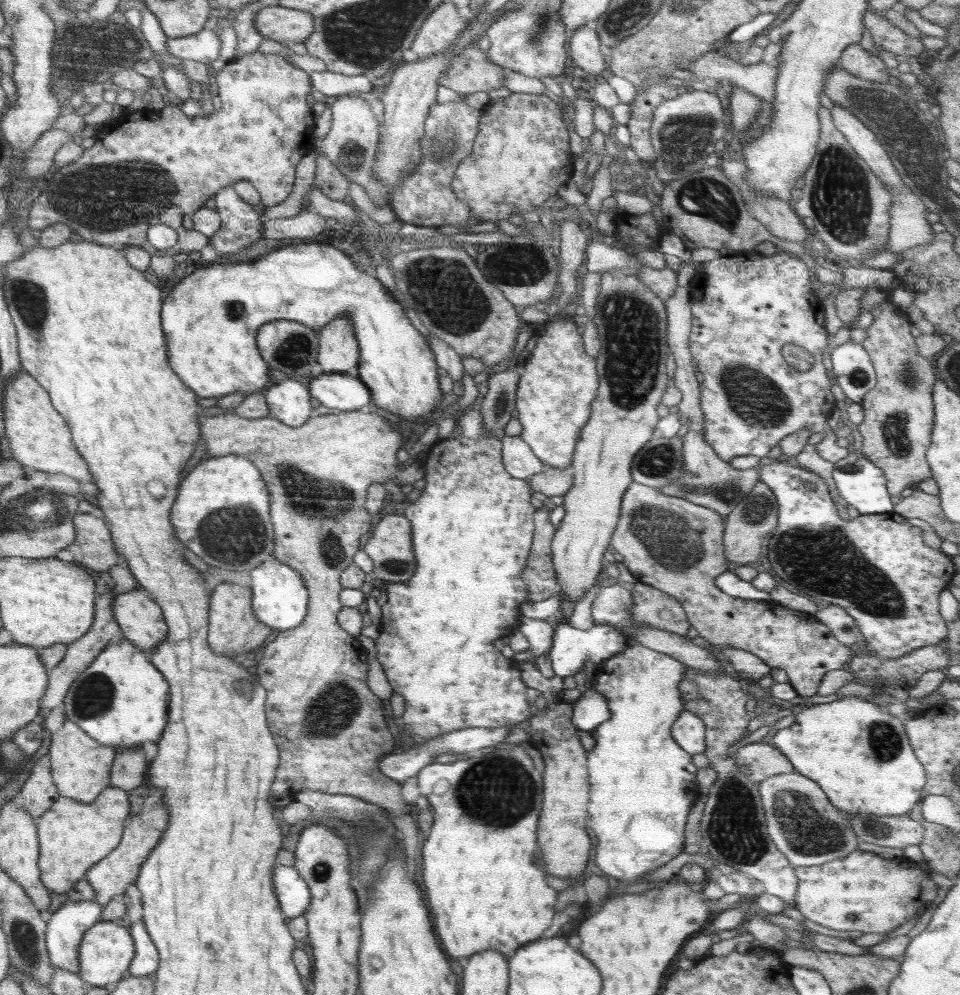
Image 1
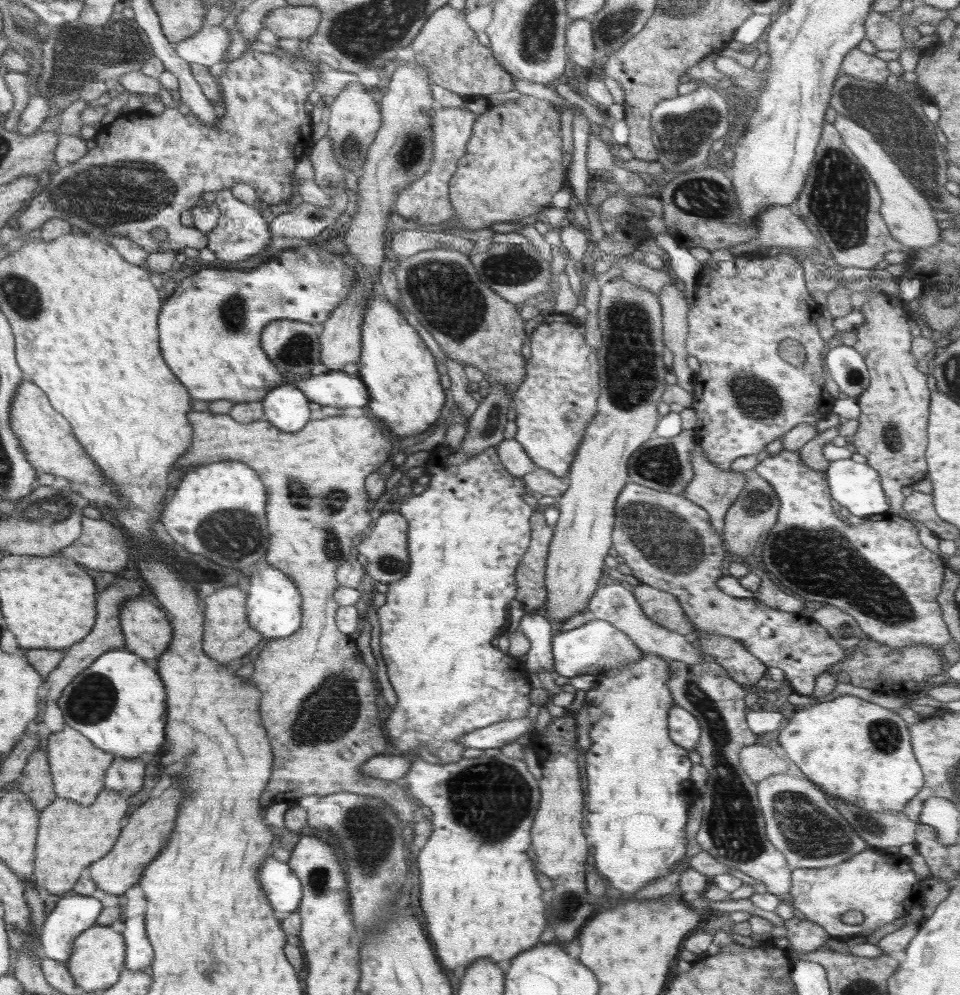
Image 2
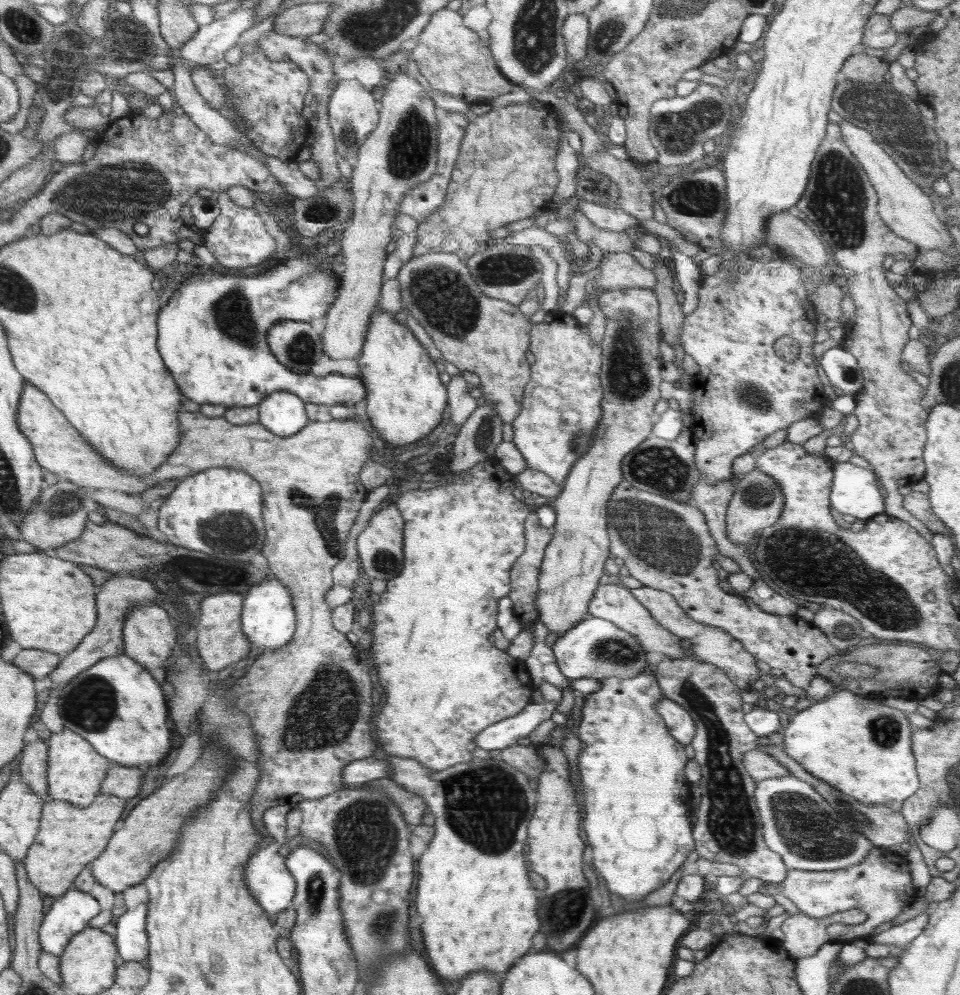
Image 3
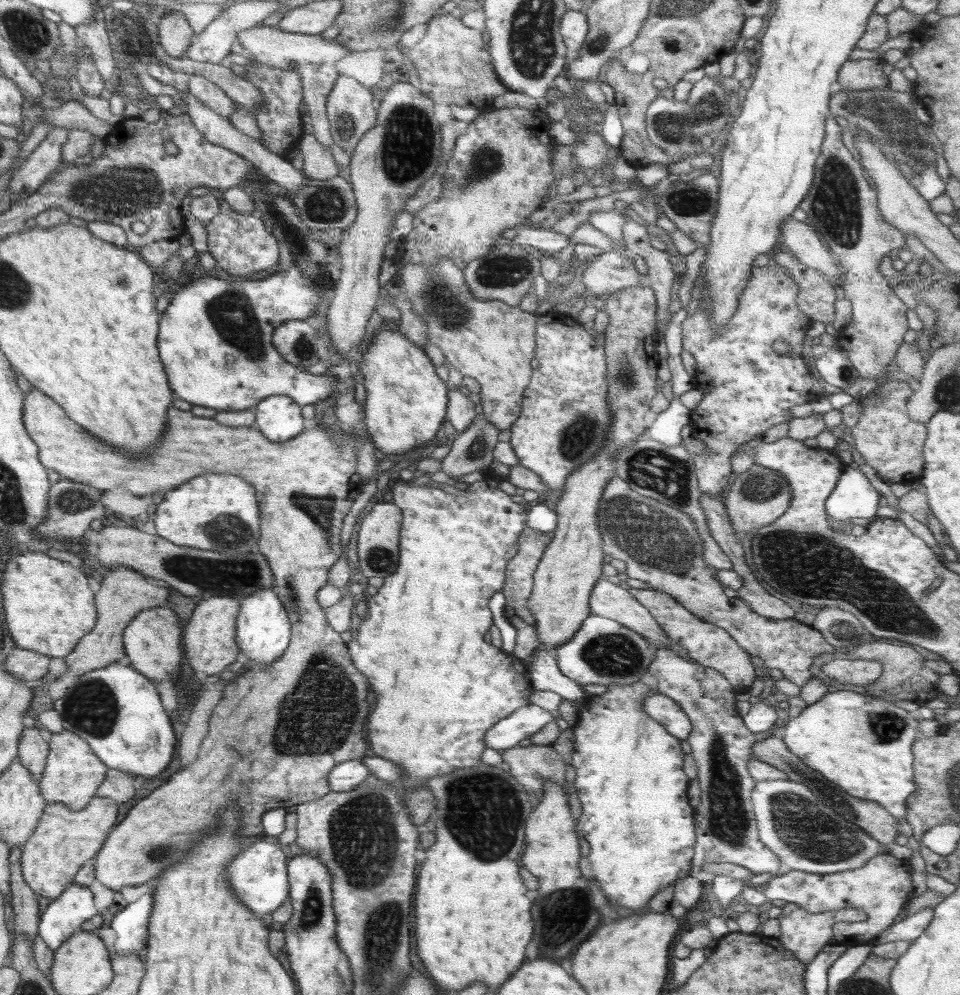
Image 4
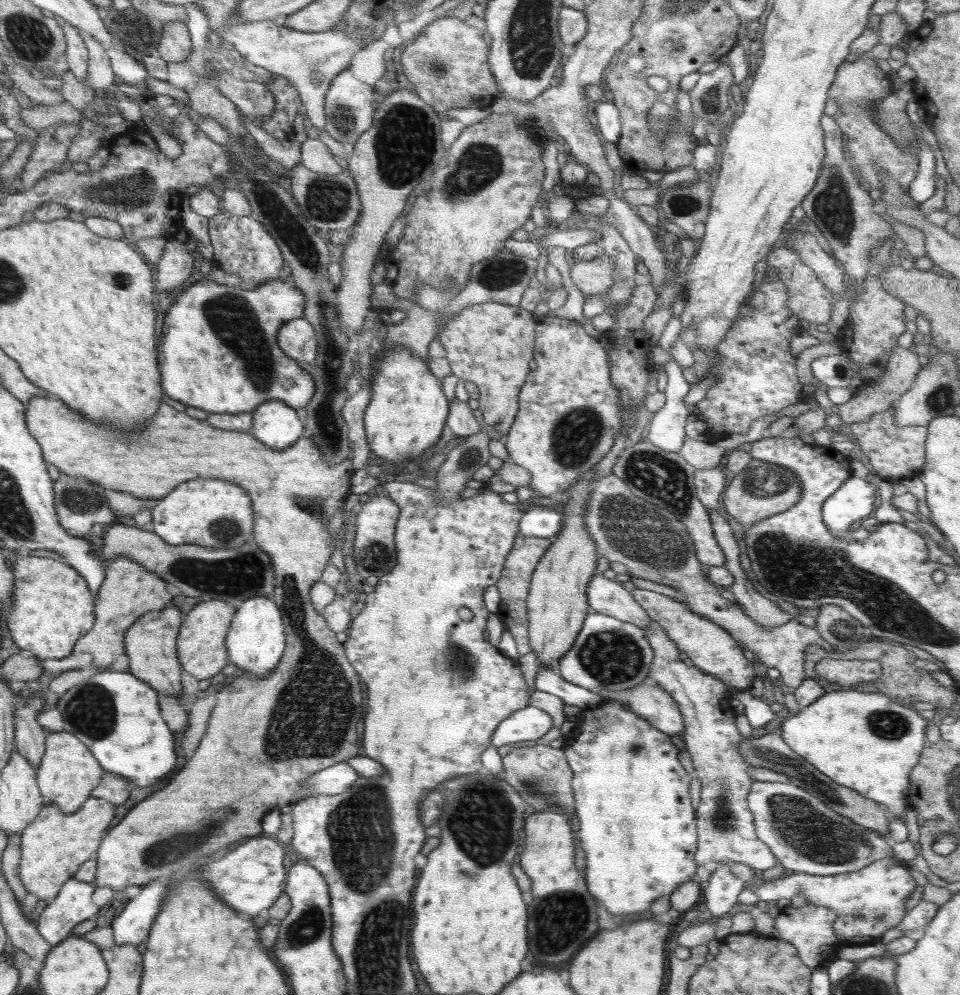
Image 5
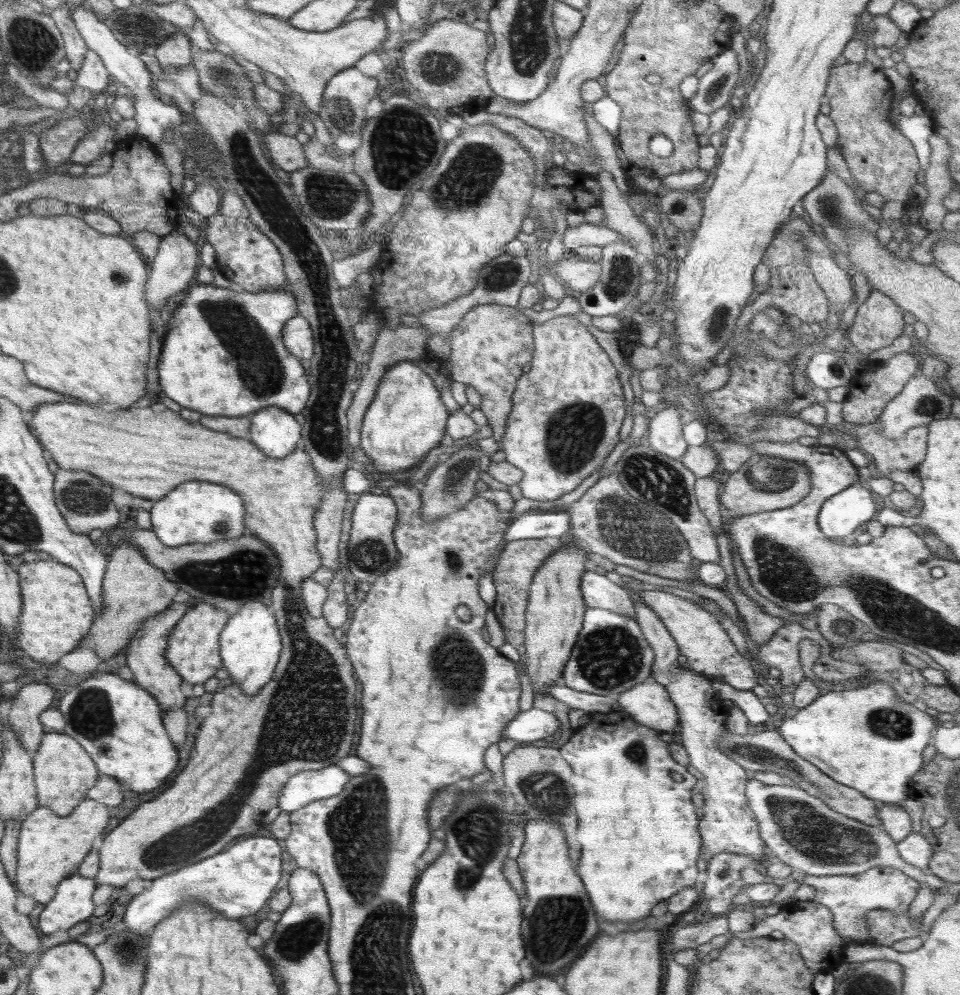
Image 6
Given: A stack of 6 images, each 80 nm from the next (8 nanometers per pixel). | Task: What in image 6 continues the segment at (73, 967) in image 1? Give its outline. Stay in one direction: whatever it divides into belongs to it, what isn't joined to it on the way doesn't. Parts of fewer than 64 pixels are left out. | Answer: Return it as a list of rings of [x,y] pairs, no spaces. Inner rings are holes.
[[[79,872],[60,883],[54,900],[48,902],[40,914],[39,927],[44,936],[58,930],[72,929],[79,922],[92,920],[97,889],[95,879],[86,878]]]

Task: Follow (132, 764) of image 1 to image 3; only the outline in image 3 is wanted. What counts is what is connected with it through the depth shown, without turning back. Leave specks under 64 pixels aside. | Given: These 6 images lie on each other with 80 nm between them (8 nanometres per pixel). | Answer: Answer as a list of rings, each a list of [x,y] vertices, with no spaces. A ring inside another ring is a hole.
[[[114,763],[108,769],[106,780],[101,782],[99,792],[128,800],[140,792],[143,773],[138,767],[125,767]]]

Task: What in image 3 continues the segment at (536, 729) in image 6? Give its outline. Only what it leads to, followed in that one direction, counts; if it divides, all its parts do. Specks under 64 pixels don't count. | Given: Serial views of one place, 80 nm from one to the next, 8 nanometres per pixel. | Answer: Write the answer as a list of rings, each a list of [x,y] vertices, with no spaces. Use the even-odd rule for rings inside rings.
[[[531,702],[520,714],[481,730],[474,740],[477,748],[500,752],[503,748],[515,745],[520,738],[528,737],[541,722],[549,719],[557,705],[551,702]]]

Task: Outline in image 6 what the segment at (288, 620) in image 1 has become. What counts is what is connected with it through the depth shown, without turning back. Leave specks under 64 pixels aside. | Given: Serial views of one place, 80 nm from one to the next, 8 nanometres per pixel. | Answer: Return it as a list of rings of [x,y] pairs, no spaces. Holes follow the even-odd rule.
[[[259,600],[248,601],[230,616],[219,641],[224,668],[231,683],[238,683],[245,695],[254,696],[272,678],[281,655],[283,646],[275,614]]]

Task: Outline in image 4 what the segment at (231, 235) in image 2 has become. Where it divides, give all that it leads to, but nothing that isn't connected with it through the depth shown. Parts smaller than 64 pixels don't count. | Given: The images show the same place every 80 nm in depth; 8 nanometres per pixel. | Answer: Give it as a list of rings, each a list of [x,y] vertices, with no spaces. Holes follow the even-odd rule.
[[[224,198],[219,202],[219,213],[205,225],[208,252],[216,259],[221,273],[228,276],[250,276],[256,272],[266,272],[278,264],[278,240],[266,231],[265,222],[251,213],[239,213],[230,208]]]

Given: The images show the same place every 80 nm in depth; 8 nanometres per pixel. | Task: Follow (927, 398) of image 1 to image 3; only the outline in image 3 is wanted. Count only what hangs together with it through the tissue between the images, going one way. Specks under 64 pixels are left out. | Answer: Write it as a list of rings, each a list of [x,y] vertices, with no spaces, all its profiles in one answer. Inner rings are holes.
[[[830,121],[826,134],[818,147],[815,159],[812,161],[806,191],[795,205],[800,212],[806,214],[806,220],[814,224],[814,229],[826,246],[830,248],[834,263],[840,264],[843,268],[853,270],[855,274],[846,293],[856,303],[856,310],[852,320],[856,322],[857,326],[854,326],[853,331],[848,326],[848,330],[846,330],[848,334],[845,336],[850,338],[850,342],[843,345],[859,362],[865,383],[863,389],[858,394],[855,394],[856,405],[854,413],[860,424],[846,442],[856,452],[857,456],[864,458],[872,465],[877,481],[886,488],[885,513],[907,522],[909,526],[912,526],[918,532],[921,538],[930,542],[933,539],[933,533],[903,507],[903,496],[898,493],[900,486],[916,484],[916,482],[920,482],[925,477],[926,468],[922,454],[927,441],[925,430],[927,414],[920,403],[922,403],[922,396],[926,395],[926,388],[918,384],[914,377],[908,374],[908,368],[905,368],[902,351],[910,339],[908,329],[912,322],[906,310],[907,302],[896,293],[884,276],[892,254],[901,252],[913,259],[919,254],[920,250],[915,244],[908,242],[905,238],[900,238],[886,226],[886,223],[877,213],[878,200],[875,188],[869,181],[865,170],[843,141],[839,125]]]

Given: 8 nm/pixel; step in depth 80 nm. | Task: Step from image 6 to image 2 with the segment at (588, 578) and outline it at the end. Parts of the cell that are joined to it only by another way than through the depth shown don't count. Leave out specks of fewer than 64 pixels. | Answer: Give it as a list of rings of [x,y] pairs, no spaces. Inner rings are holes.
[[[615,581],[610,585],[596,589],[596,592],[588,601],[587,608],[594,614],[594,618],[609,622],[618,630],[625,632],[644,653],[651,653],[661,658],[670,658],[670,660],[679,660],[684,664],[702,664],[704,662],[704,654],[694,648],[692,643],[688,643],[684,635],[652,622],[643,613],[642,607],[638,604],[633,592],[627,590],[622,582]]]

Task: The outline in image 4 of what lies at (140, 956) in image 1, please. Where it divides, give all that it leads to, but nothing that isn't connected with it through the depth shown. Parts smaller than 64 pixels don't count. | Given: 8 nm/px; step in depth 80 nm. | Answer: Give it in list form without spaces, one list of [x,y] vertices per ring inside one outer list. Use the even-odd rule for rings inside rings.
[[[154,890],[144,893],[138,901],[126,906],[111,920],[116,933],[114,947],[118,954],[145,952],[148,934],[147,926],[154,906]]]

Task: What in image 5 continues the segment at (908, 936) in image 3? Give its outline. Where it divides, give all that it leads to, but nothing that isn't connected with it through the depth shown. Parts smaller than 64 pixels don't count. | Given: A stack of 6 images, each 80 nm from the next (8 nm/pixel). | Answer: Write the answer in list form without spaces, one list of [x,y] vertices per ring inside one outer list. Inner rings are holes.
[[[920,900],[915,908],[912,908],[912,910],[907,912],[906,917],[904,917],[895,927],[887,930],[887,932],[882,937],[878,938],[877,941],[886,944],[897,940],[898,938],[908,936],[913,930],[918,930],[918,928],[927,925],[935,917],[938,910],[938,905]]]

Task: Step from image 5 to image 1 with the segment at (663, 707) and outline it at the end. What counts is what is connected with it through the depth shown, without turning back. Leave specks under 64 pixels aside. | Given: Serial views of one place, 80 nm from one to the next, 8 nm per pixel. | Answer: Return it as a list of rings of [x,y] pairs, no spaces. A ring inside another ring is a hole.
[[[686,710],[671,726],[672,738],[688,753],[705,754],[705,724],[696,714]]]

